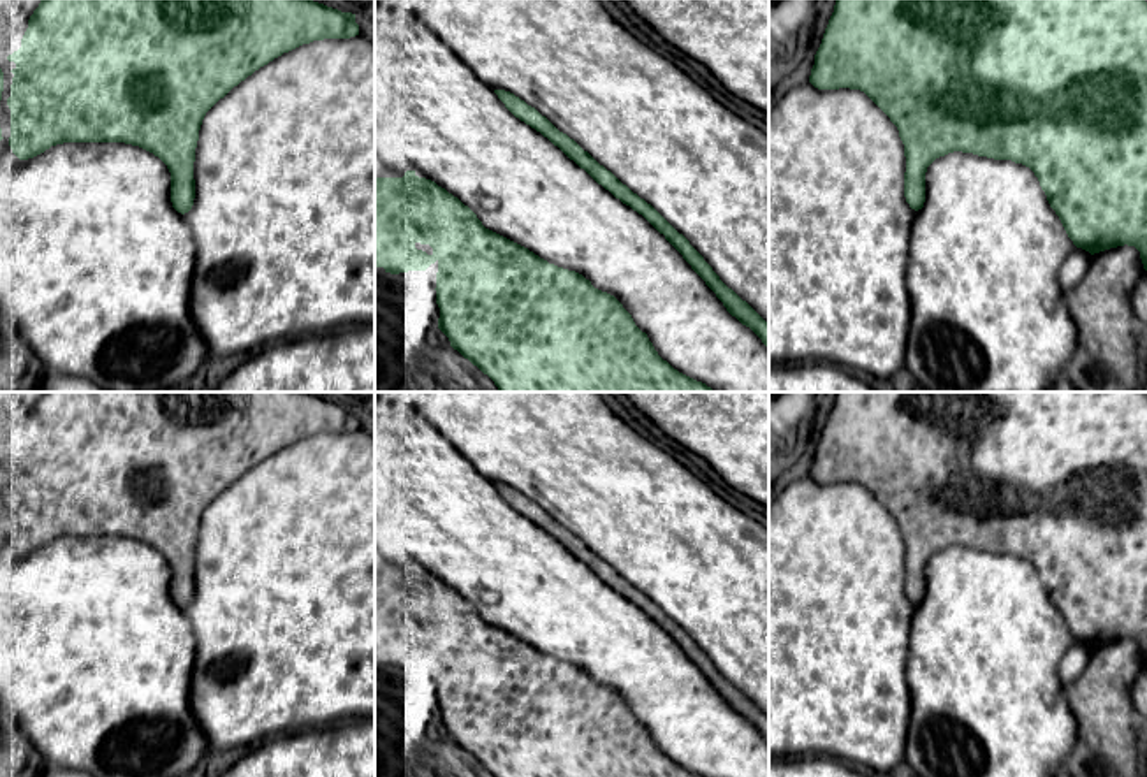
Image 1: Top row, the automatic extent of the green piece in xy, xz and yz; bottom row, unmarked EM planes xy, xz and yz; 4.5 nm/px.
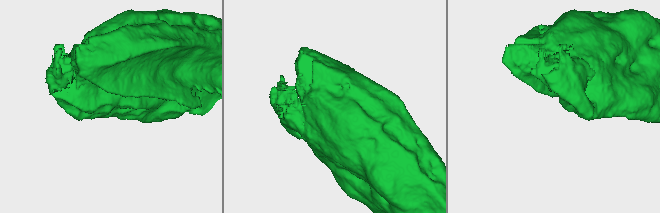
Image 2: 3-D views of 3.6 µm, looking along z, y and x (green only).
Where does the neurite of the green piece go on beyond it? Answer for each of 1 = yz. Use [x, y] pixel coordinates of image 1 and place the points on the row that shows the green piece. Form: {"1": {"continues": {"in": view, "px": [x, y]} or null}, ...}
{"1": {"continues": null}}

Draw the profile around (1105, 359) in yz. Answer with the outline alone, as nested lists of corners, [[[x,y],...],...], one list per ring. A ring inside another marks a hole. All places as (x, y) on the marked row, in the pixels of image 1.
[[[1117,246],[1094,253],[1085,276],[1064,292],[1064,302],[1077,327],[1077,346],[1064,376],[1078,392],[1138,392],[1143,374],[1136,352],[1136,327],[1131,309],[1135,283],[1143,274],[1140,251]]]

